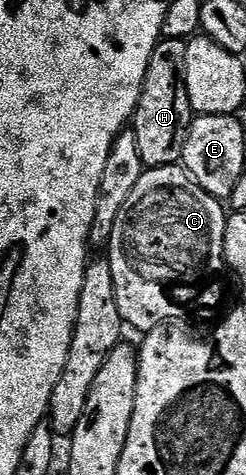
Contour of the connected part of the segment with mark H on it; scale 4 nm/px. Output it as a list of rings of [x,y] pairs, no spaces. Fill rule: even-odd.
[[[160,40],[153,51],[153,59],[149,59],[149,71],[145,71],[145,83],[135,108],[133,128],[137,135],[137,151],[141,151],[141,159],[147,169],[177,165],[183,159],[185,139],[189,139],[193,120],[189,87],[185,83],[186,50],[187,41]]]

